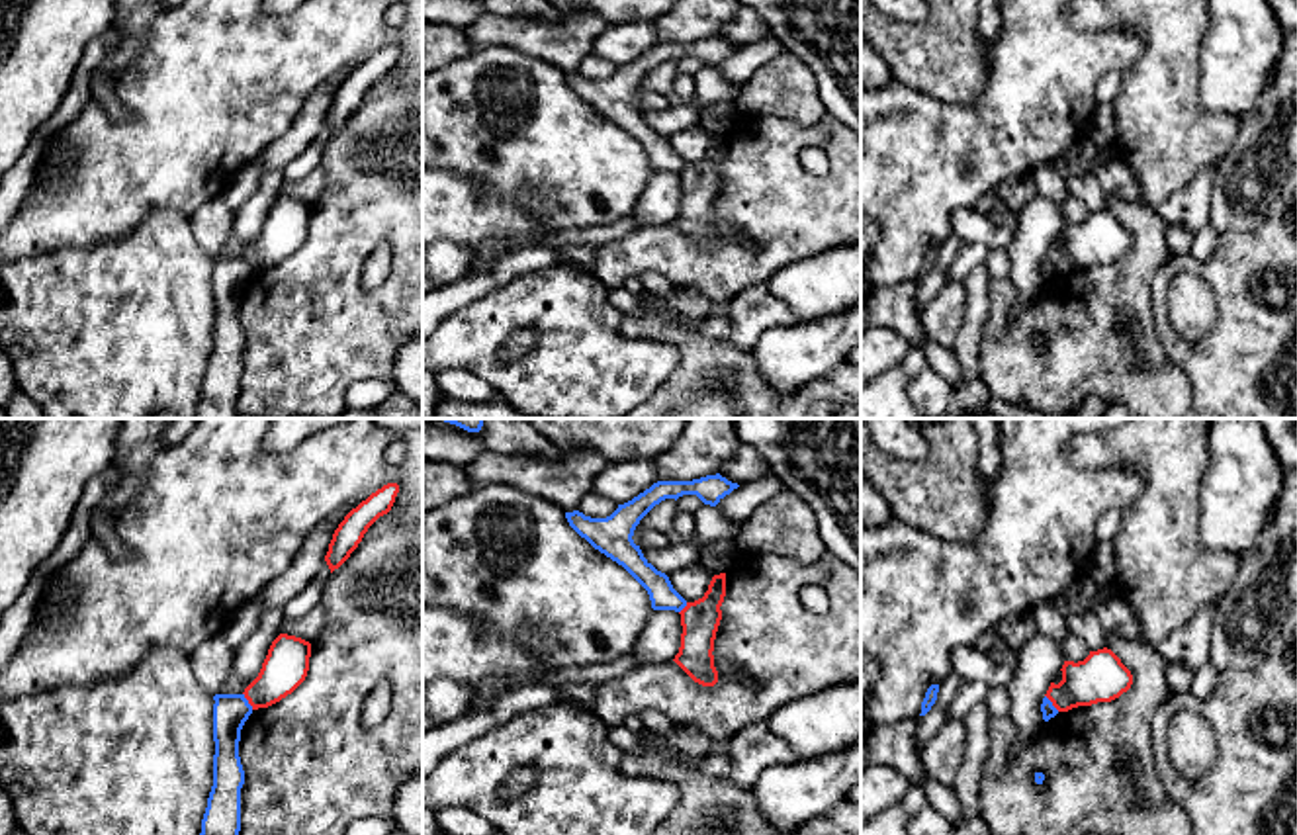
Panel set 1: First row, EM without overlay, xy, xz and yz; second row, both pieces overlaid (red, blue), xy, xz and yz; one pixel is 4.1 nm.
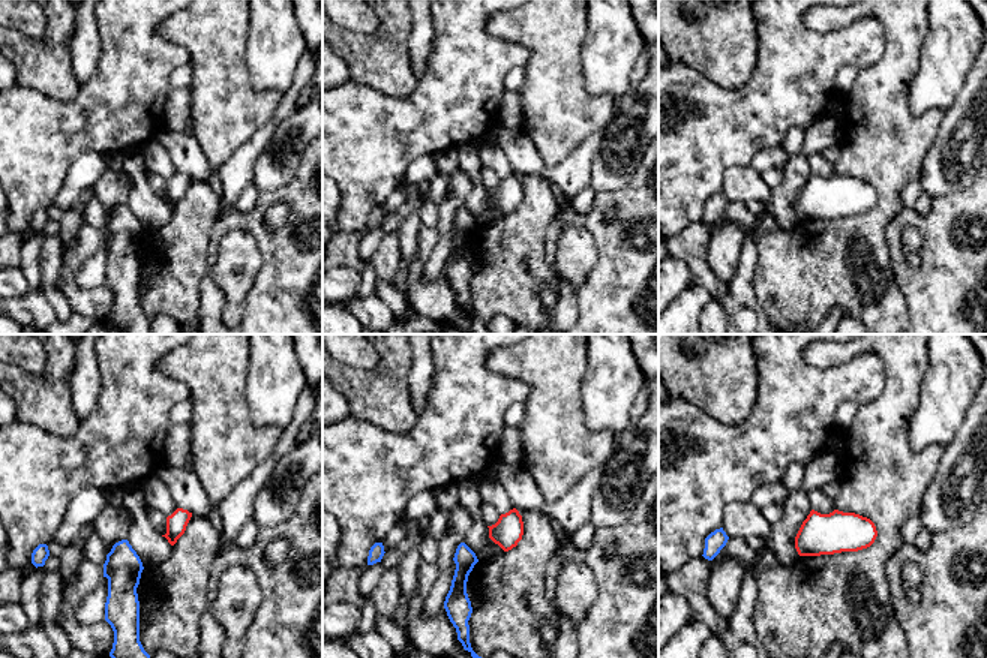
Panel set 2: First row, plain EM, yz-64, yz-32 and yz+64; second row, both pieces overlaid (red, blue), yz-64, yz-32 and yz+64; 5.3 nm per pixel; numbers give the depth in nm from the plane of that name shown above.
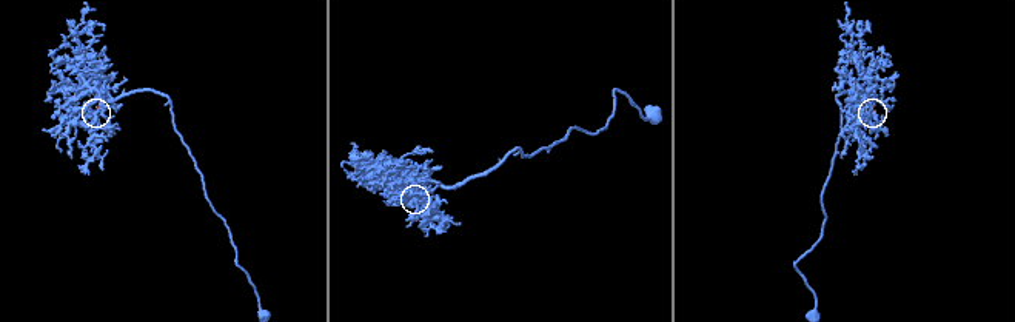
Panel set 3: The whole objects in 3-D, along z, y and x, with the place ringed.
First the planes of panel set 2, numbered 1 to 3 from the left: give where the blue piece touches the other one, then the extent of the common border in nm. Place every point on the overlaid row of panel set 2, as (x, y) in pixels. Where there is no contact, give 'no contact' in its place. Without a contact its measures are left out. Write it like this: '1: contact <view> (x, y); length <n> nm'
1: no contact
2: no contact
3: no contact

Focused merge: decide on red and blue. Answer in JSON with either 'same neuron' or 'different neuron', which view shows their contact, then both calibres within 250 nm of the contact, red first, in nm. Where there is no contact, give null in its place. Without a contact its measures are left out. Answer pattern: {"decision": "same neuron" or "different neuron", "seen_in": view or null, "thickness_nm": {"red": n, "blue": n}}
{"decision": "different neuron", "seen_in": "xy", "thickness_nm": {"red": 180, "blue": 140}}

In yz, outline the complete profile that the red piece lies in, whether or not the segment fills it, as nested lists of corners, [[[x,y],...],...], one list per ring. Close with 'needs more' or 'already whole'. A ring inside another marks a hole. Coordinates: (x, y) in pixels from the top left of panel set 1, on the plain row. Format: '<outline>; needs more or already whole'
[[[1107,209],[1090,213],[1084,223],[1064,223],[1062,242],[1051,244],[1047,260],[1058,274],[1078,268],[1111,264],[1127,254],[1133,246],[1131,233]]]; already whole

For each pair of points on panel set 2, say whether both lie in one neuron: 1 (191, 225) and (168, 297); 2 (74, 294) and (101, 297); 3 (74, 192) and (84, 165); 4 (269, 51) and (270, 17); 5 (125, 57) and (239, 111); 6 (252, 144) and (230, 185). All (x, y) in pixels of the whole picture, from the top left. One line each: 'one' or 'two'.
1: one
2: one
3: one
4: one
5: two
6: one

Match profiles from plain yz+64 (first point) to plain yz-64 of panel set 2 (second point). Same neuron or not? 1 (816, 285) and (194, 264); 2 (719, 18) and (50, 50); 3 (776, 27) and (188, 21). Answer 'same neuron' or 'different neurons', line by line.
1: same neuron
2: same neuron
3: different neurons

